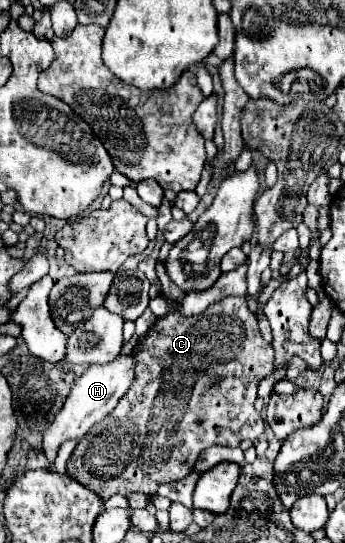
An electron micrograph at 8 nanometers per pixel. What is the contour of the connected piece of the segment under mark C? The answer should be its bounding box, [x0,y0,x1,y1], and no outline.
[66,298,274,500]

